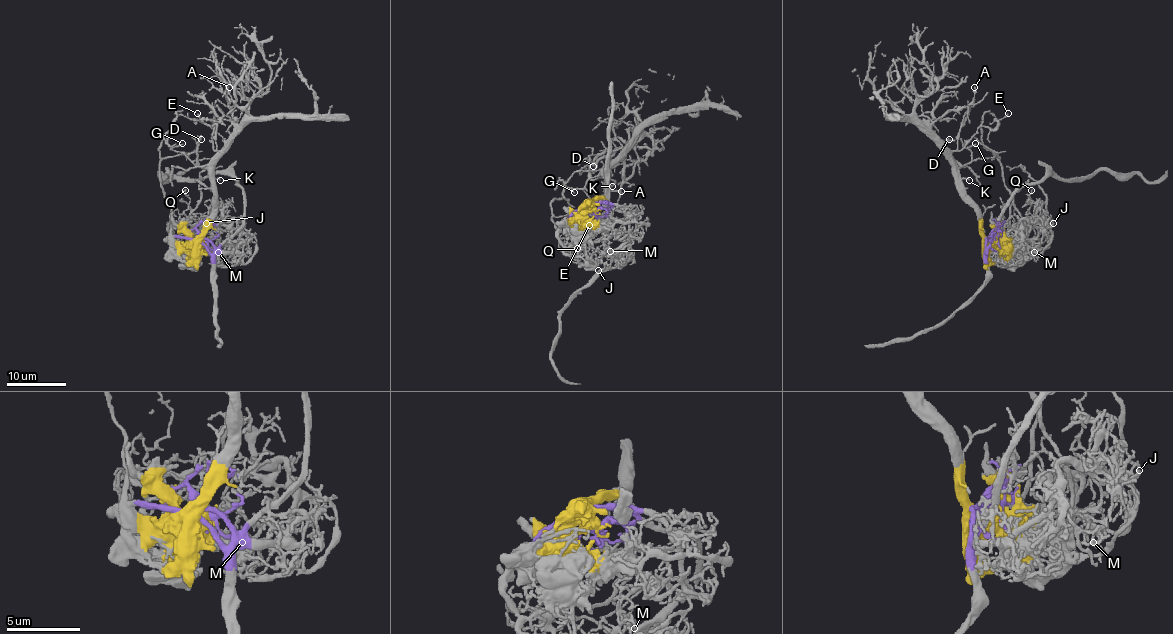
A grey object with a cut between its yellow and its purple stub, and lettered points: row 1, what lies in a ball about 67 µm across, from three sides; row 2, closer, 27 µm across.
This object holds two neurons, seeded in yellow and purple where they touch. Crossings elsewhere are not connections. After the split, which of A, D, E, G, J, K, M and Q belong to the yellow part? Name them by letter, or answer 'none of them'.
A, D, E, G, K

